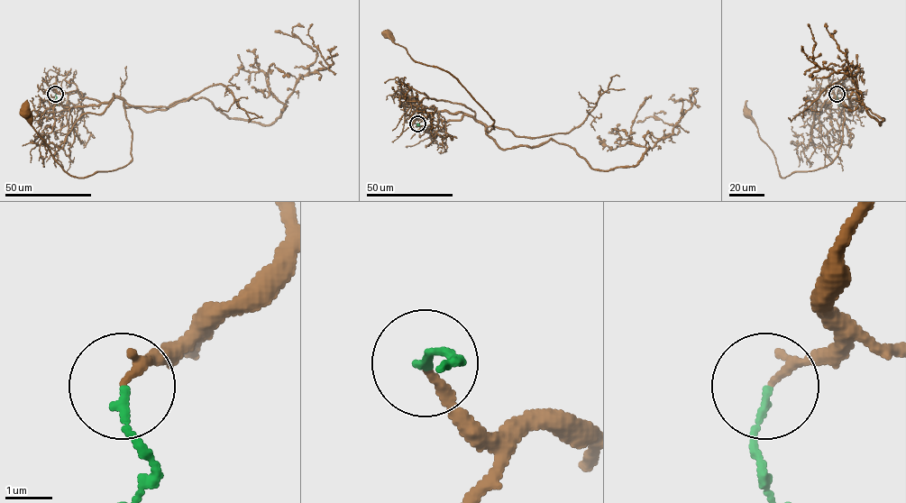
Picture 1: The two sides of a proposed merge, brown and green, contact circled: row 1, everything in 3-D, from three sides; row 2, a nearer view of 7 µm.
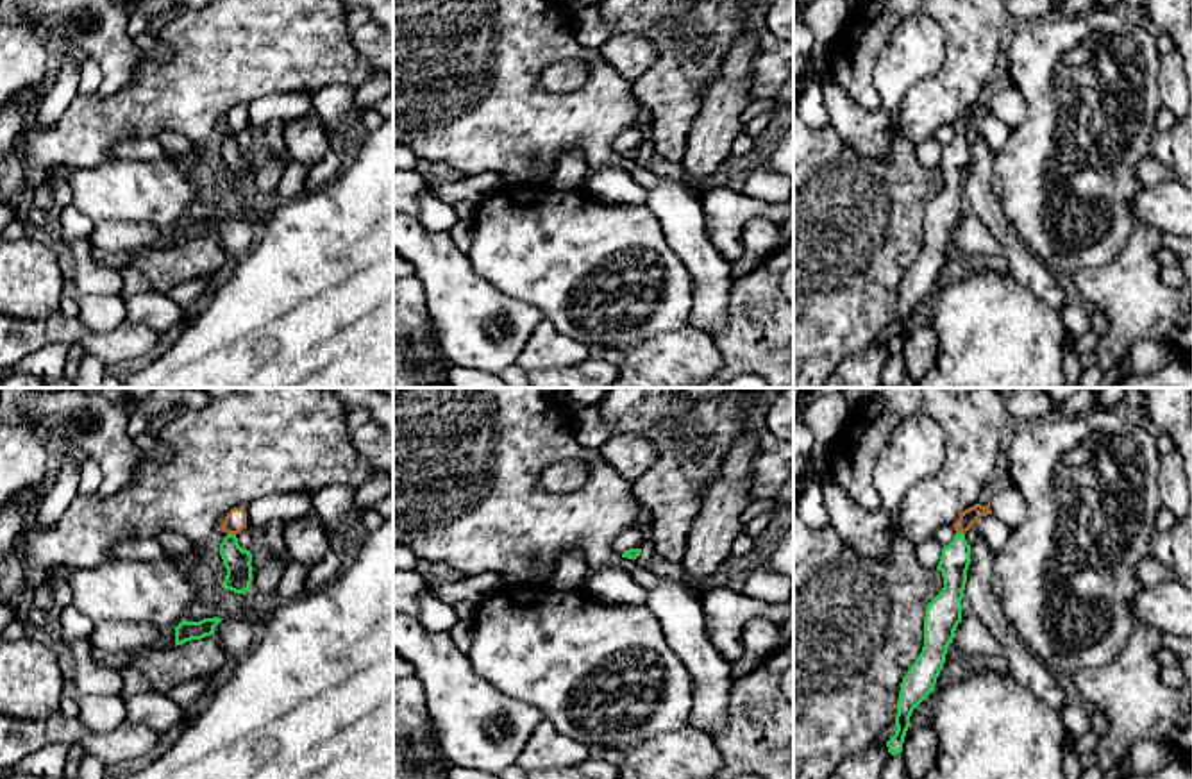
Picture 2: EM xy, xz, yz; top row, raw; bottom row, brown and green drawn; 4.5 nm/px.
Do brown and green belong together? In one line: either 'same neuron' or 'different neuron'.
same neuron

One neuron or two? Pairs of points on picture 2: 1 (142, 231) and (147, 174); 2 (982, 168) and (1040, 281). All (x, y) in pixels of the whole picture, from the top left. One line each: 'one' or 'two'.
1: two
2: one

